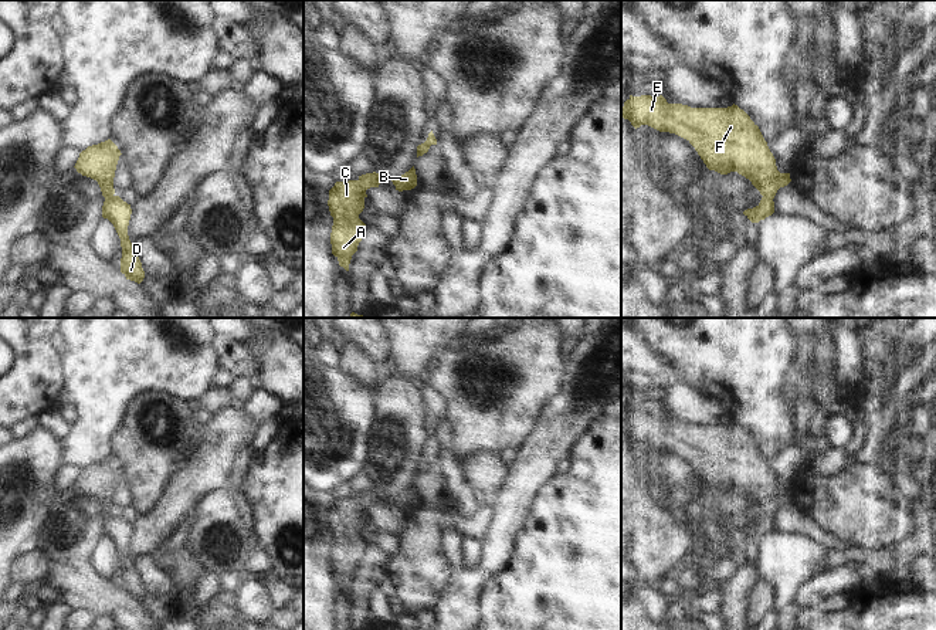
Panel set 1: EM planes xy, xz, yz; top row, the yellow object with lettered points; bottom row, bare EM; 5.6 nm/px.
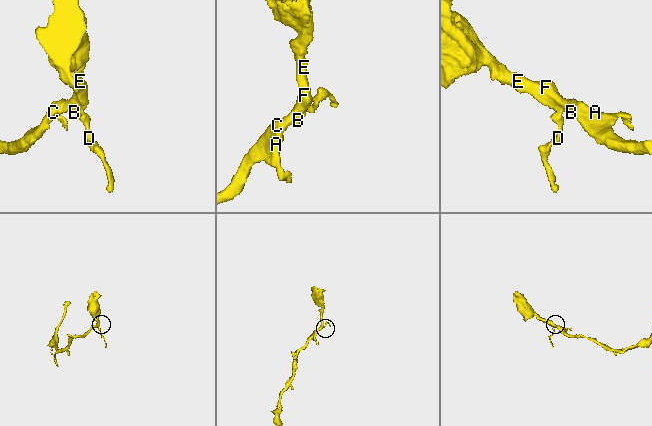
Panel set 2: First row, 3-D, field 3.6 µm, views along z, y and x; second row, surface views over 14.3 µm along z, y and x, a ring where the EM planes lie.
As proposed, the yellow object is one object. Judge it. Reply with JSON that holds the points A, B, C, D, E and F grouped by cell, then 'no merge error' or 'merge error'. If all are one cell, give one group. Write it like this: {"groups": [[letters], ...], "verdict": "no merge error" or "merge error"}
{"groups": [["A", "B", "C", "D", "E", "F"]], "verdict": "no merge error"}

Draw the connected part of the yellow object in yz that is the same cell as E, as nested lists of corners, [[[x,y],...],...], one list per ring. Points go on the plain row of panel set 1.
[[[630,413],[621,434],[635,447],[648,443],[686,457],[709,488],[720,492],[737,490],[749,497],[763,514],[756,525],[743,529],[752,541],[774,531],[777,508],[791,499],[790,491],[777,488],[759,444],[735,421],[728,426],[691,426],[668,421],[662,413]]]

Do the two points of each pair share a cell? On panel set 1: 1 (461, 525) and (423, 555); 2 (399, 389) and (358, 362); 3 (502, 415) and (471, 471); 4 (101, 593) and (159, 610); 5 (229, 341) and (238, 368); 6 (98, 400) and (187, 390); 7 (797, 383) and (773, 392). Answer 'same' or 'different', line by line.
1: different
2: different
3: different
4: different
5: same
6: same
7: different

